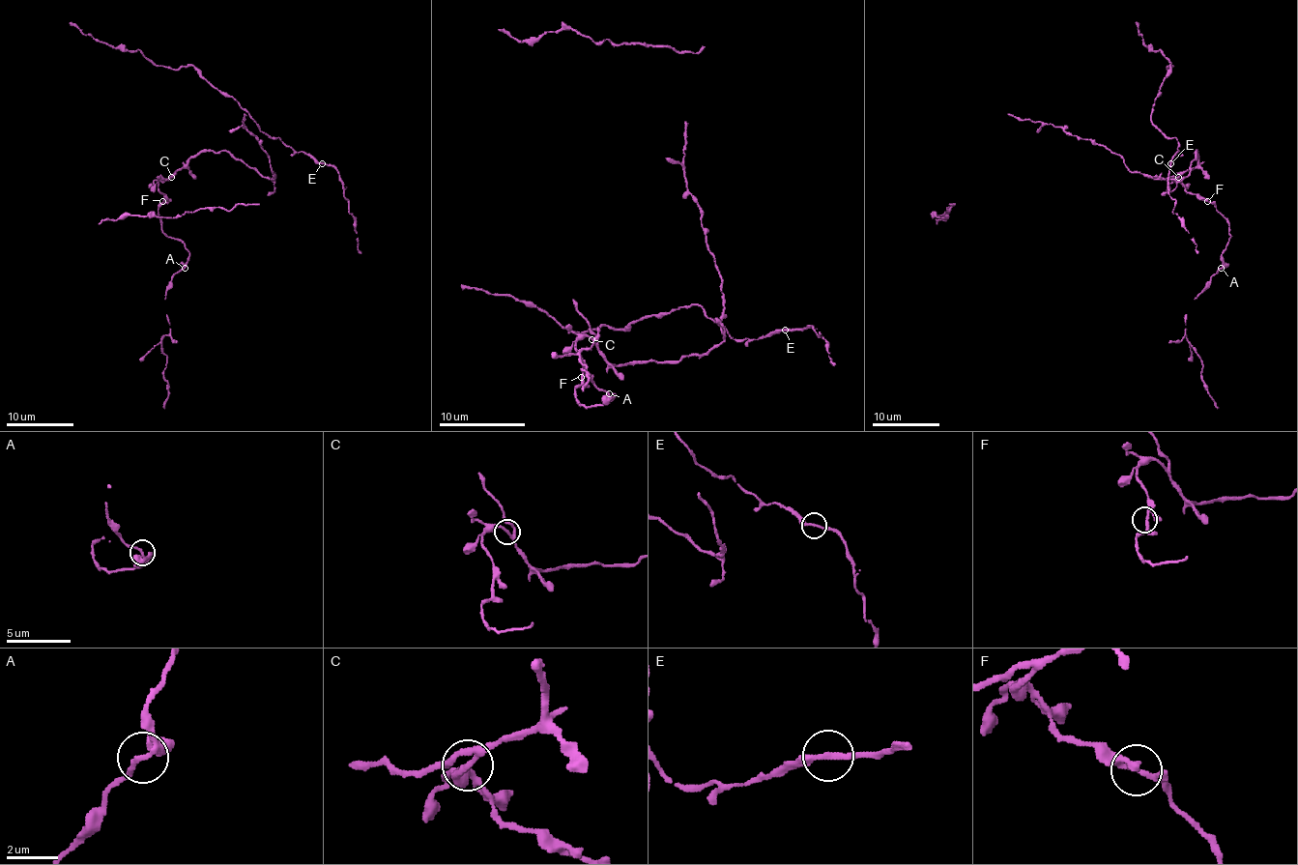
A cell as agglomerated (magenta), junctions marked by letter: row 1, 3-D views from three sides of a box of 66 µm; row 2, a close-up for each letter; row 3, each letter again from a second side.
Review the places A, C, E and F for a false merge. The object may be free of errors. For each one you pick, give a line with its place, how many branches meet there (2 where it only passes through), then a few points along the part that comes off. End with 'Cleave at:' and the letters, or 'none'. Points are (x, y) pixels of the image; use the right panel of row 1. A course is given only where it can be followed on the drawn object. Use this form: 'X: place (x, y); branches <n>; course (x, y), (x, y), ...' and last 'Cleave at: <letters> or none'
Cleave at: none

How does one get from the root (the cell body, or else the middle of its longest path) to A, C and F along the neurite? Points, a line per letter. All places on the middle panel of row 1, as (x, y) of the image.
A: (721, 342), (677, 361), (613, 365), (583, 335), (574, 346), (583, 361), (574, 396), (591, 407), (609, 393)
C: (721, 342), (706, 353), (684, 355), (677, 361), (613, 365), (591, 340)
F: (721, 342), (706, 353), (684, 355), (677, 361), (613, 365), (583, 335), (574, 346), (583, 361), (581, 377)

